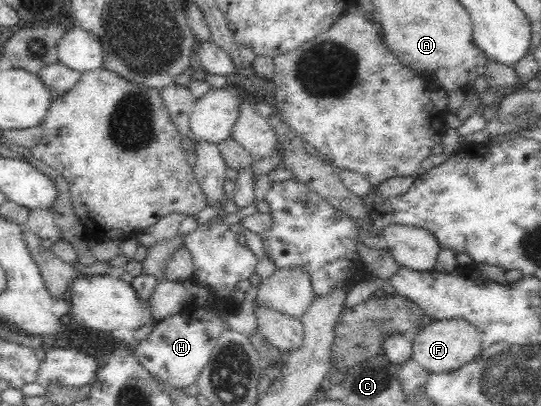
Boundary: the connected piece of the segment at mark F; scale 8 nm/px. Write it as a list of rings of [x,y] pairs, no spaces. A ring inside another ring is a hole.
[[[465,319],[434,321],[431,325],[422,326],[422,331],[412,338],[412,342],[411,357],[423,369],[433,374],[459,369],[459,366],[475,359],[482,348],[477,328],[469,324]]]

